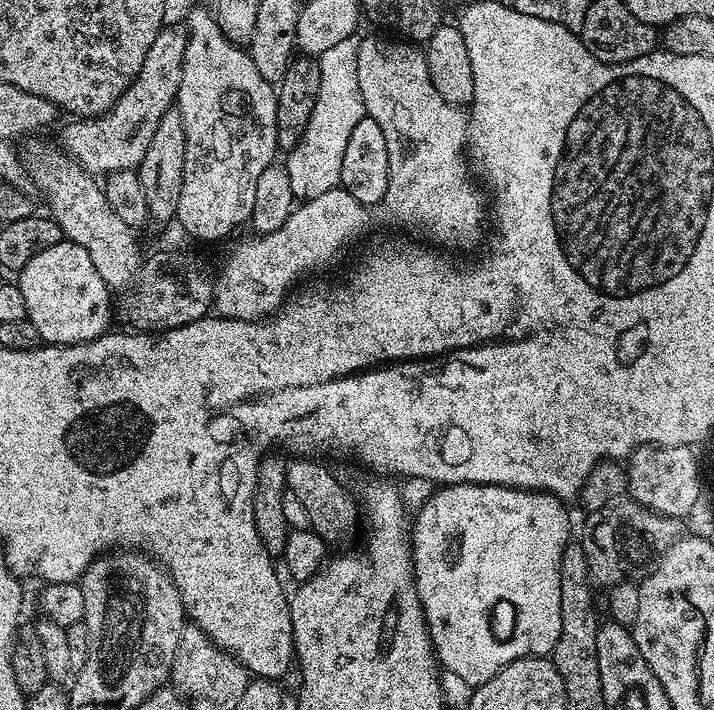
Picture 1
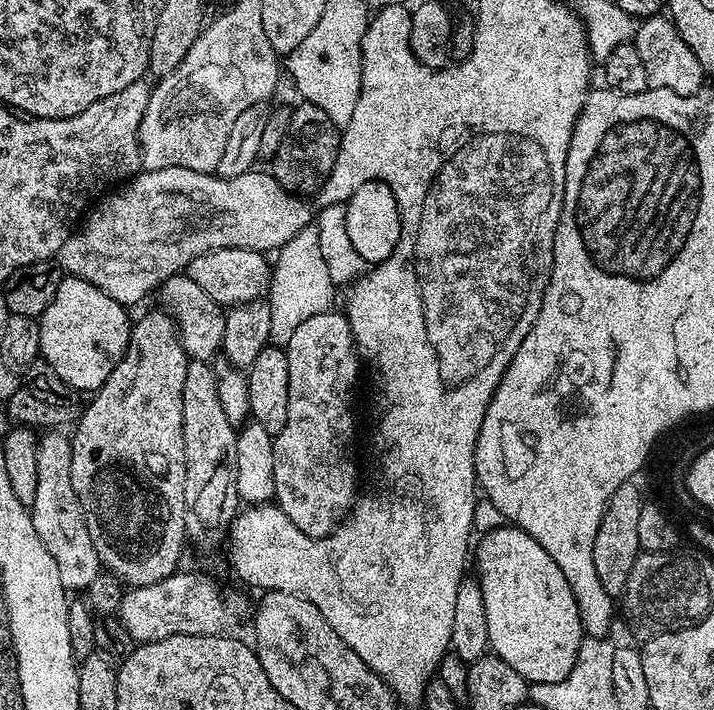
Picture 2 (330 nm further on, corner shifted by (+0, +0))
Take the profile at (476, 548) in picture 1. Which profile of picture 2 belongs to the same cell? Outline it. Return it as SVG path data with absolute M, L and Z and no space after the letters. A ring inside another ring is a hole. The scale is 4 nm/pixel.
M501 526L492 532L484 532L480 536L480 545L474 548L474 564L476 560L475 579L480 581L480 589L482 590L482 602L486 604L486 626L490 629L490 648L491 651L506 662L510 662L510 666L514 666L514 670L518 670L518 674L522 674L522 678L527 680L529 685L534 683L561 682L574 666L574 658L576 657L576 647L584 641L585 631L580 621L580 611L578 610L578 602L574 602L574 590L570 586L570 582L566 582L566 578L562 574L562 570L558 570L558 566L554 562L554 558L550 558L550 554L546 554L546 550L542 550L542 546L538 546L538 542L534 538L530 538L530 534L526 534L515 526Z

